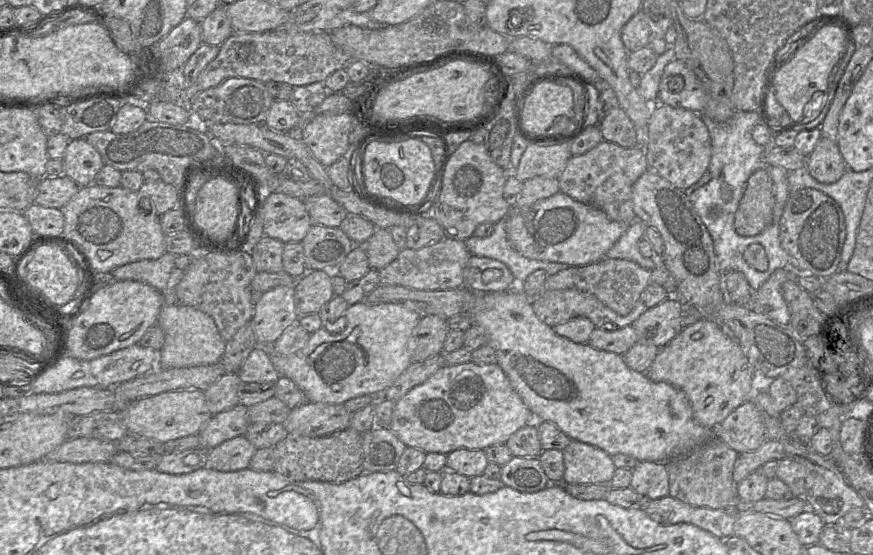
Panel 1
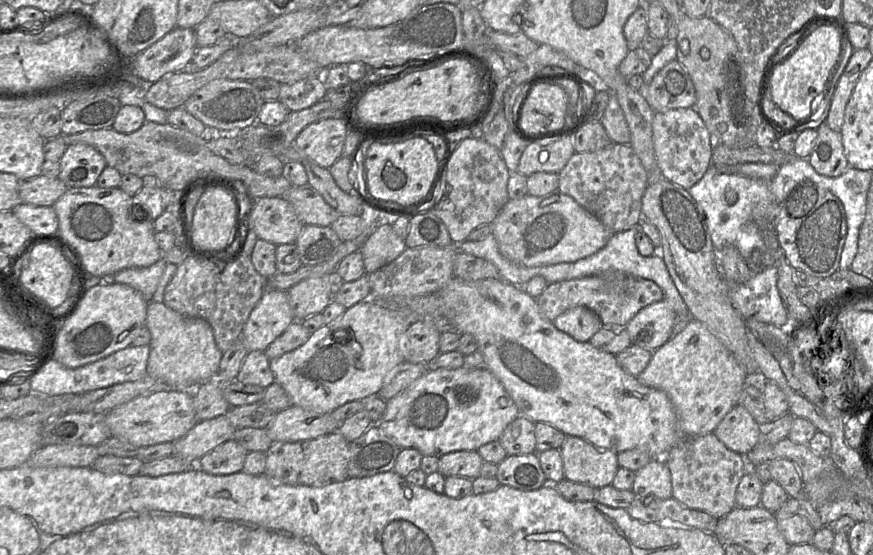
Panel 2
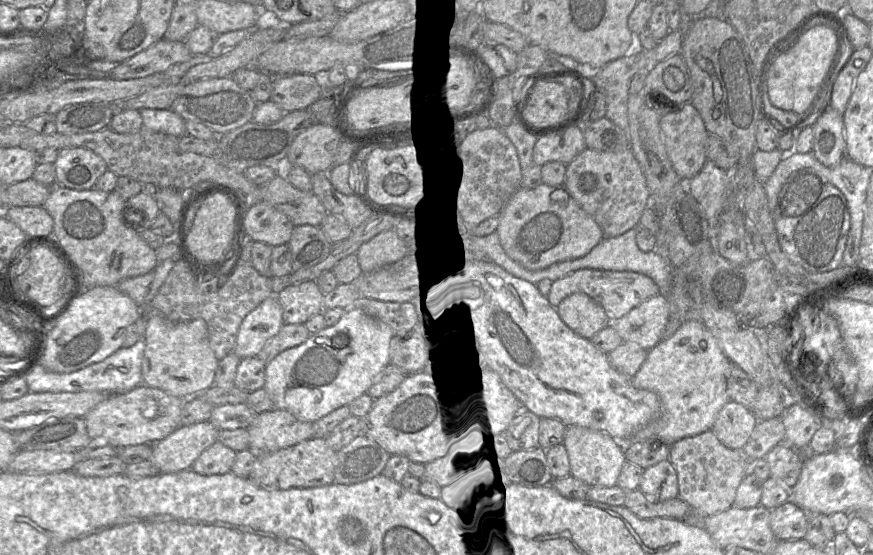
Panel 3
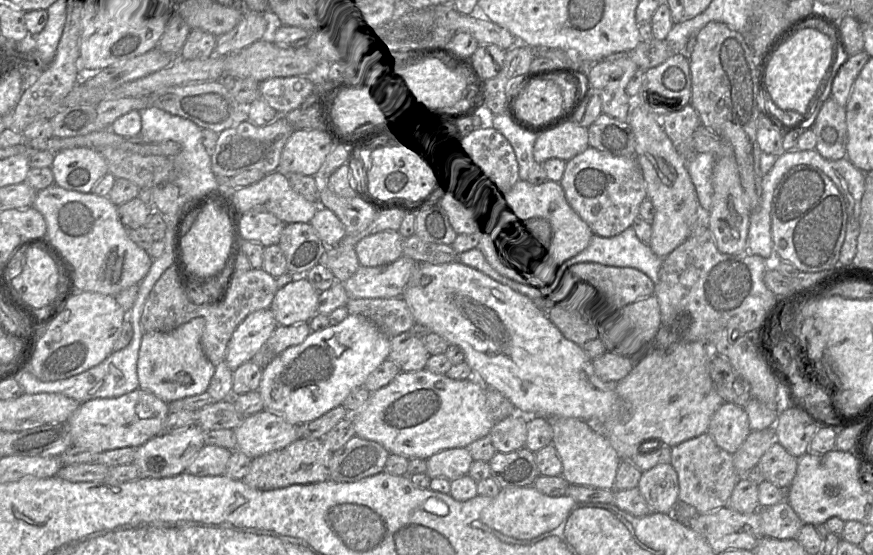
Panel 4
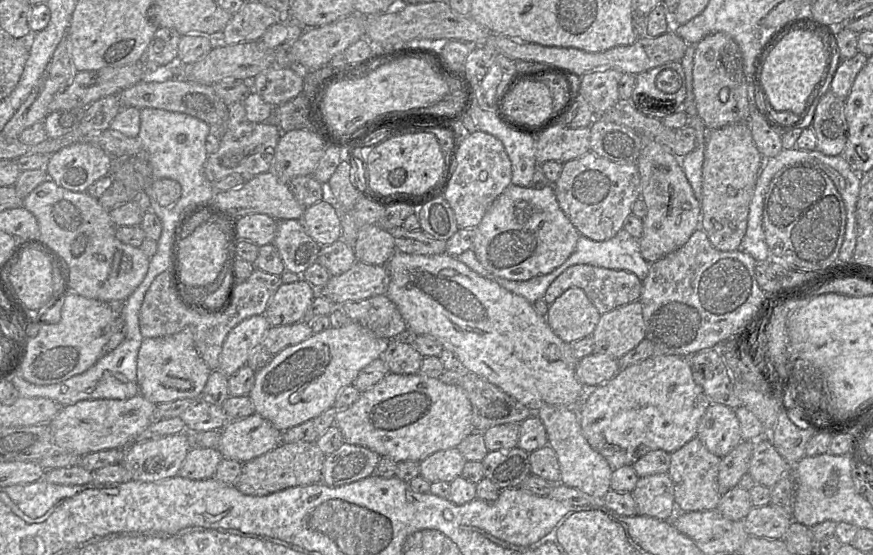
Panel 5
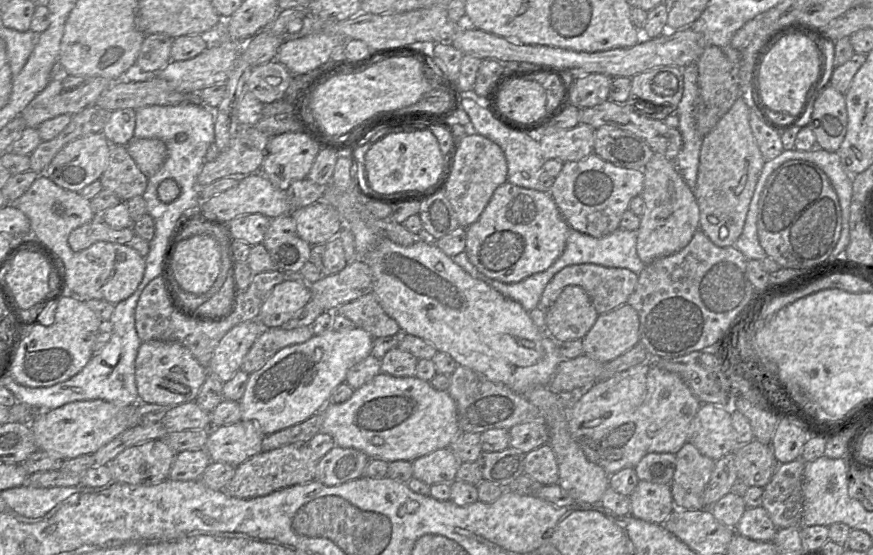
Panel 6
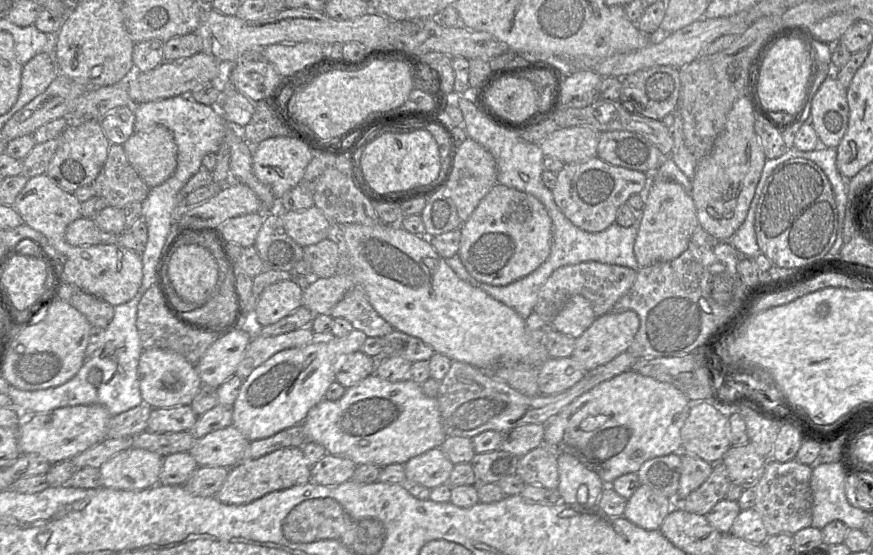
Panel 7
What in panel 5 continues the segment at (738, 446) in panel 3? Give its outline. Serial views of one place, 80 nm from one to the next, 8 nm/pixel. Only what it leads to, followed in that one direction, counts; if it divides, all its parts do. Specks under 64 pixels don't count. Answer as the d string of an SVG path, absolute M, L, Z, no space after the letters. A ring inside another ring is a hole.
M710 404L702 416L696 436L712 454L723 458L742 441L735 413L721 404Z

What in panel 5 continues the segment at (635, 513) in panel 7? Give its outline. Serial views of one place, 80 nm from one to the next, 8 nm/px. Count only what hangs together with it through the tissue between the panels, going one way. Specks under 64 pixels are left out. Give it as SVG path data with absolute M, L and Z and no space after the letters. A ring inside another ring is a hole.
M668 473L639 477L631 494L636 503L636 515L671 520L676 514L674 485Z

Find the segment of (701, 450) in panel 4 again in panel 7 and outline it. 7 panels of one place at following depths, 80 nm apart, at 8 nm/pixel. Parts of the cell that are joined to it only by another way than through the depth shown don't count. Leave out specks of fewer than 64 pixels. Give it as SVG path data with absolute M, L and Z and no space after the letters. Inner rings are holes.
M683 452L680 453L681 471L675 498L685 498L697 489L711 474L713 464Z

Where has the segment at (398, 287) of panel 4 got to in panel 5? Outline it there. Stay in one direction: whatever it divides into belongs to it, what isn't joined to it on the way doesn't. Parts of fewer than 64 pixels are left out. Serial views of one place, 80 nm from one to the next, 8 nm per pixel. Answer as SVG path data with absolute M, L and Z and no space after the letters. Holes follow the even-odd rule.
M356 260L349 270L331 276L326 285L317 291L336 306L341 306L346 302L386 295L388 286L389 274L385 265L367 264Z

